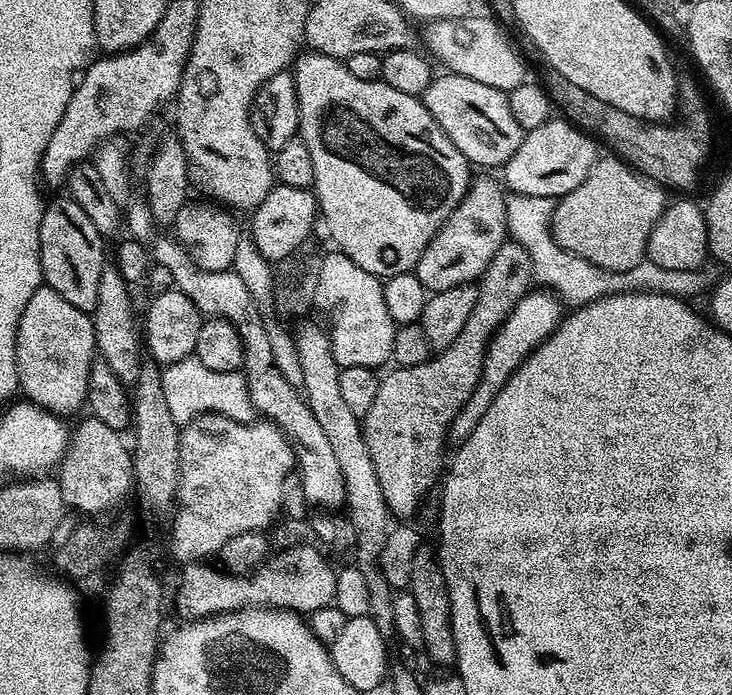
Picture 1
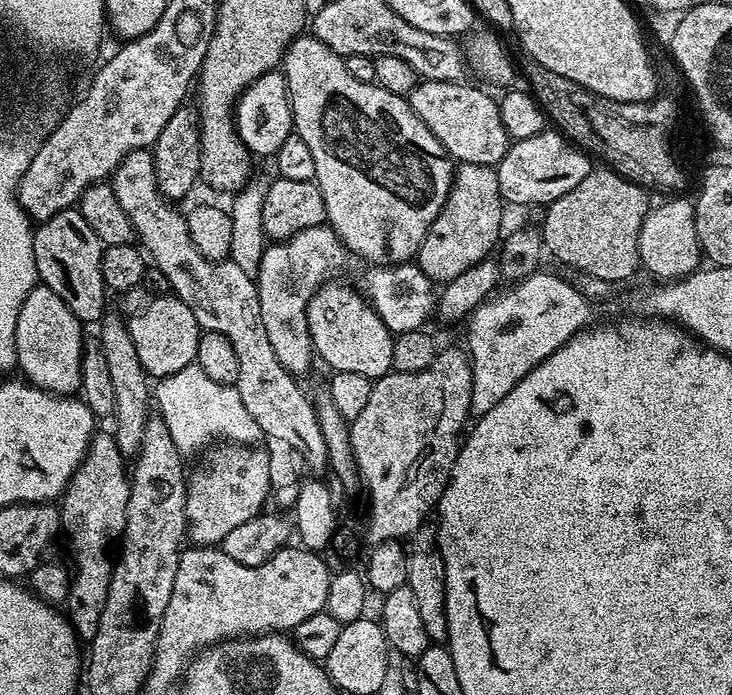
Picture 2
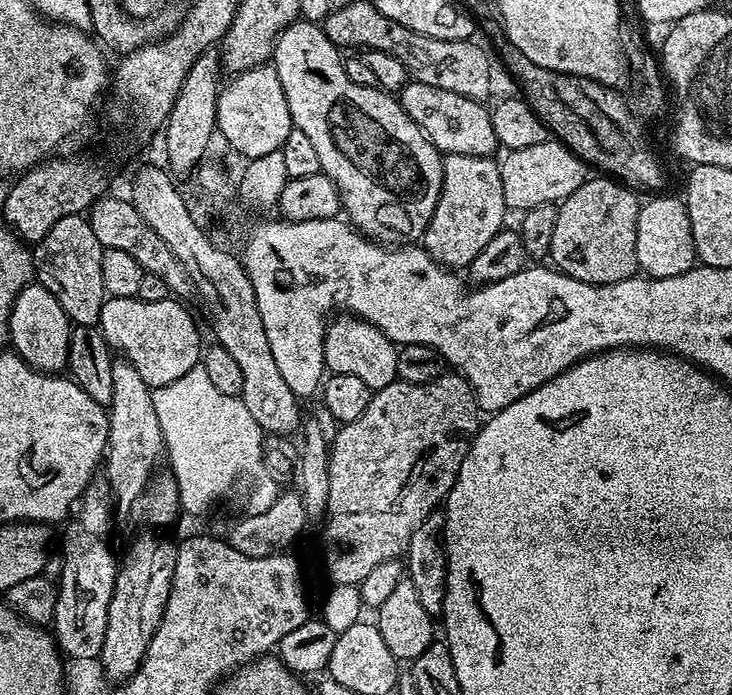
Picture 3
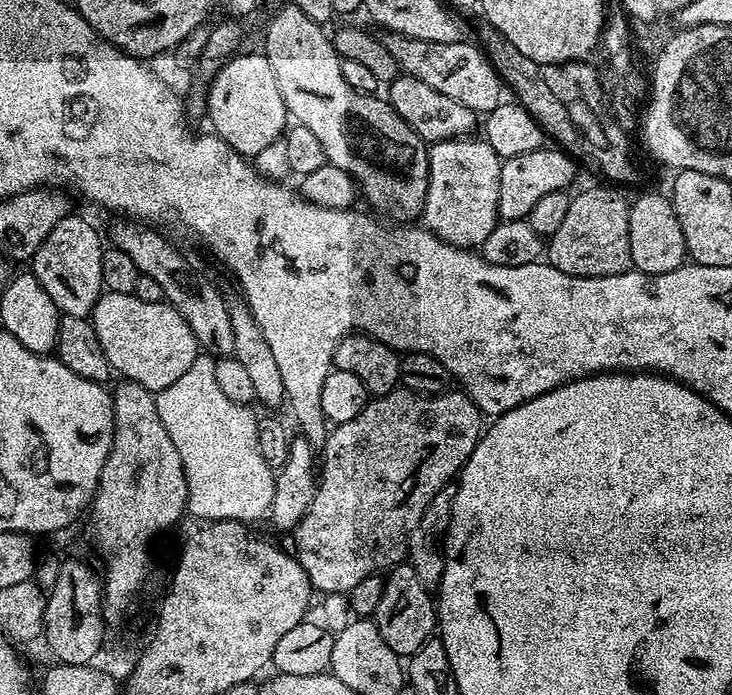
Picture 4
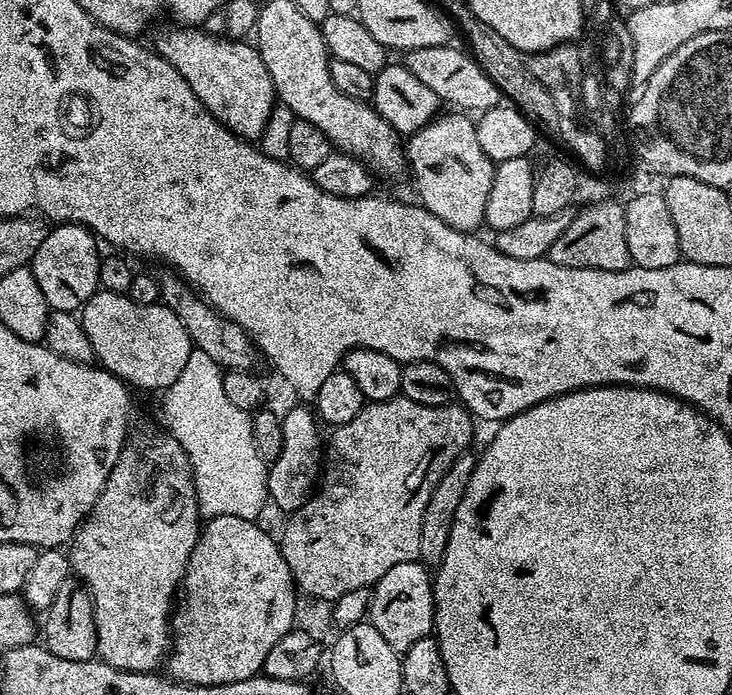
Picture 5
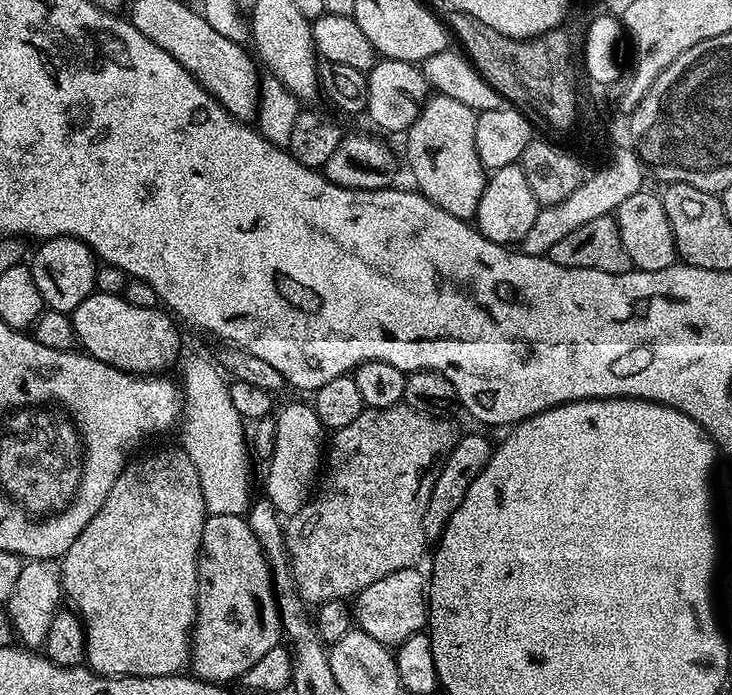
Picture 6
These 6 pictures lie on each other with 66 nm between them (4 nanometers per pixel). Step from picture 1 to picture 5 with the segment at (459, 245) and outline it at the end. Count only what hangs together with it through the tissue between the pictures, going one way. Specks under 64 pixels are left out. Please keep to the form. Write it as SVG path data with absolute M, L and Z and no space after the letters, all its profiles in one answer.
M460 110L449 111L431 120L422 130L412 133L406 140L406 158L410 172L416 179L419 203L434 218L440 218L459 232L469 234L484 224L486 200L494 182L496 164L482 150L476 133L476 122L471 115Z

